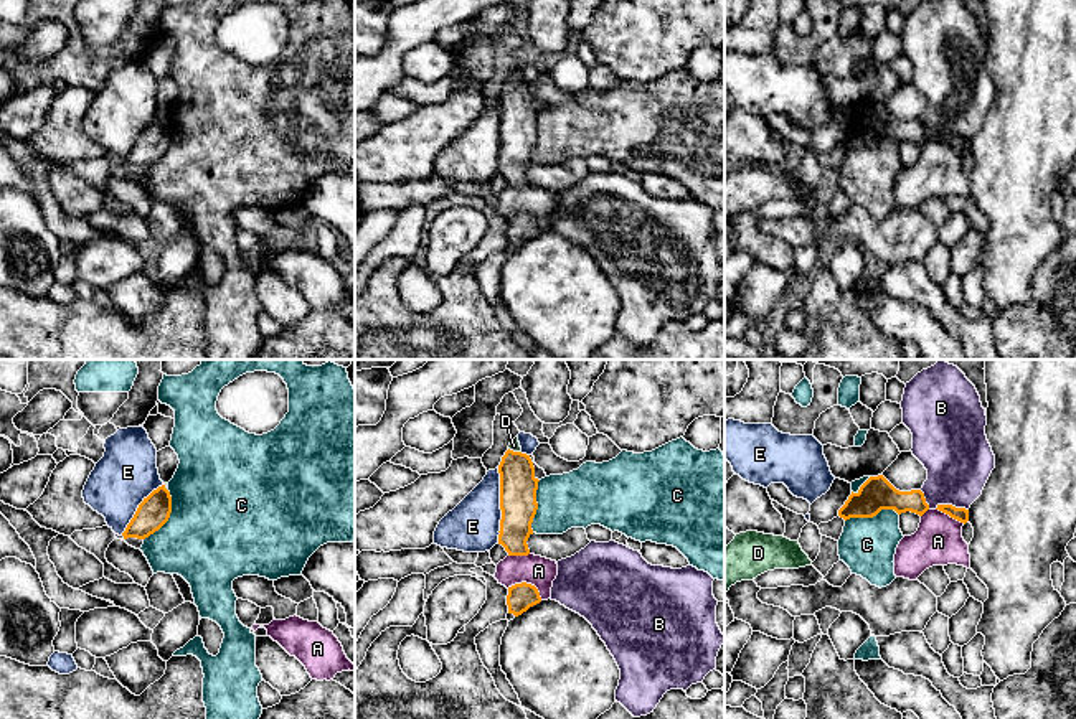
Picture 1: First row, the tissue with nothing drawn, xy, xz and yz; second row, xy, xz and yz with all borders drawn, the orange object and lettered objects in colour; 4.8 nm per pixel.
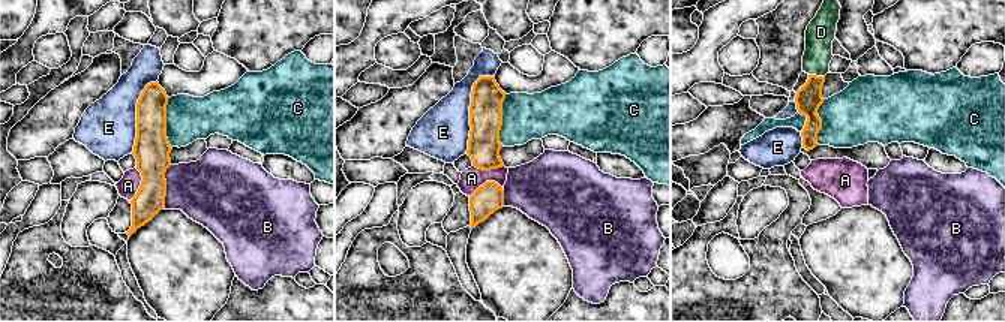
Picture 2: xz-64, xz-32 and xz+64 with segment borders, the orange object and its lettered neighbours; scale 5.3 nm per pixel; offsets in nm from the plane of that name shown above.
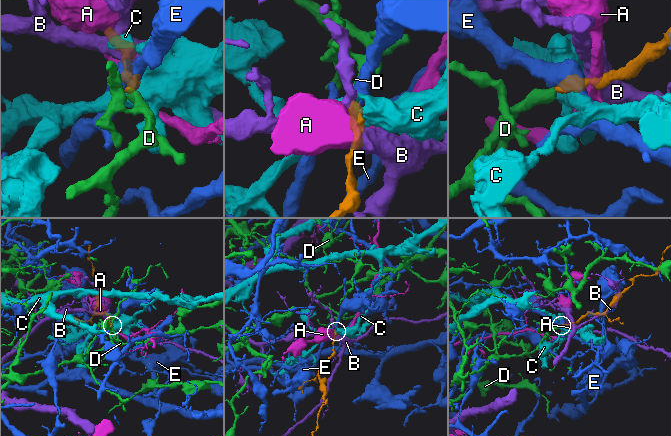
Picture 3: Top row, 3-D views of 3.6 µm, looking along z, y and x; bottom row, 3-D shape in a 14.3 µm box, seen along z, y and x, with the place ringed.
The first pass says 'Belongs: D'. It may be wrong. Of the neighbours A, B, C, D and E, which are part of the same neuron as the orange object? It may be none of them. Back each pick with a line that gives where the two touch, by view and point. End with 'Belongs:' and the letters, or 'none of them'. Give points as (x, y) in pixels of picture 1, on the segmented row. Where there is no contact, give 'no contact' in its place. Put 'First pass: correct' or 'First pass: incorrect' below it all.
D: contact xz (515, 452)
Belongs: D
First pass: correct

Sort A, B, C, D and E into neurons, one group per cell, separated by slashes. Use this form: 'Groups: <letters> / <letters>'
Groups: A / B / C / D / E

